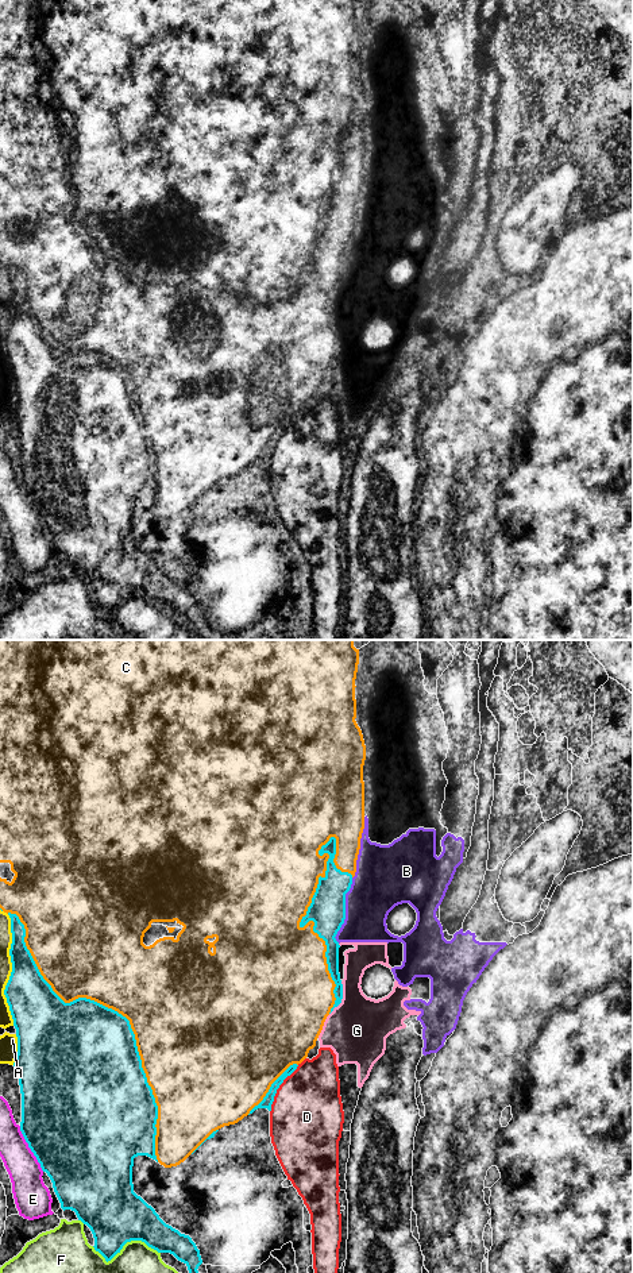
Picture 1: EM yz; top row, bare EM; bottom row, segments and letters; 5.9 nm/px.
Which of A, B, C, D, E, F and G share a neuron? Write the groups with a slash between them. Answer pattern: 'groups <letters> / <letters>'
groups A / B G / C / D / E / F

